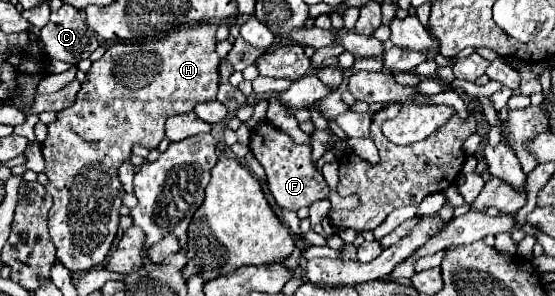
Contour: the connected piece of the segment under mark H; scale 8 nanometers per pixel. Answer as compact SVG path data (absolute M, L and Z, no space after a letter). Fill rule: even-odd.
M198 23L174 31L158 41L130 41L116 43L106 49L100 61L94 61L86 73L86 81L78 91L74 105L58 113L58 121L48 125L48 137L42 143L42 153L46 159L46 191L52 195L54 205L50 209L48 229L50 239L56 245L56 259L72 273L88 271L100 267L112 247L118 233L118 219L122 207L124 187L116 175L122 159L130 159L132 145L142 143L144 147L158 147L164 139L164 123L170 115L190 113L194 103L204 103L216 99L218 91L218 65L220 57L216 53L216 29L214 23Z

